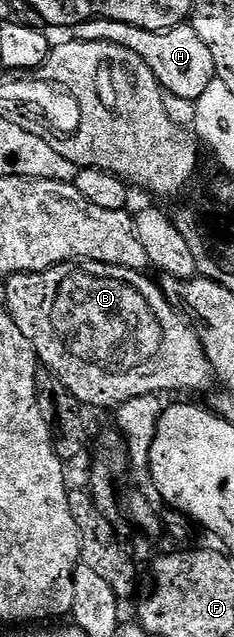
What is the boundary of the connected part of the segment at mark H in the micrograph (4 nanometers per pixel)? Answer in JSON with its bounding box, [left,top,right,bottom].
[71,17,217,104]

